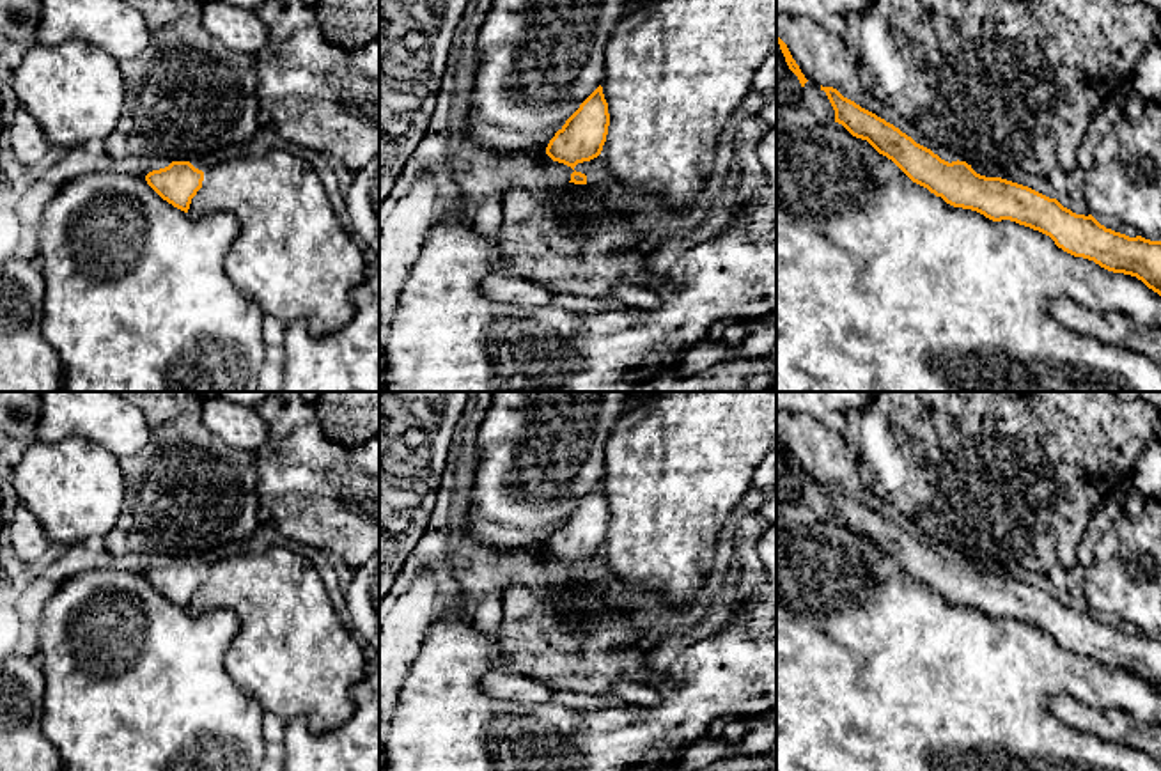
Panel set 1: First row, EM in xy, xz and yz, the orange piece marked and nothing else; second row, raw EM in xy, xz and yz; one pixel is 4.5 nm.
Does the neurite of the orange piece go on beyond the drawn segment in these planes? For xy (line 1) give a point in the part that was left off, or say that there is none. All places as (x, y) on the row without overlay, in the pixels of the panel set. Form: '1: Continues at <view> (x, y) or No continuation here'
1: No continuation here

